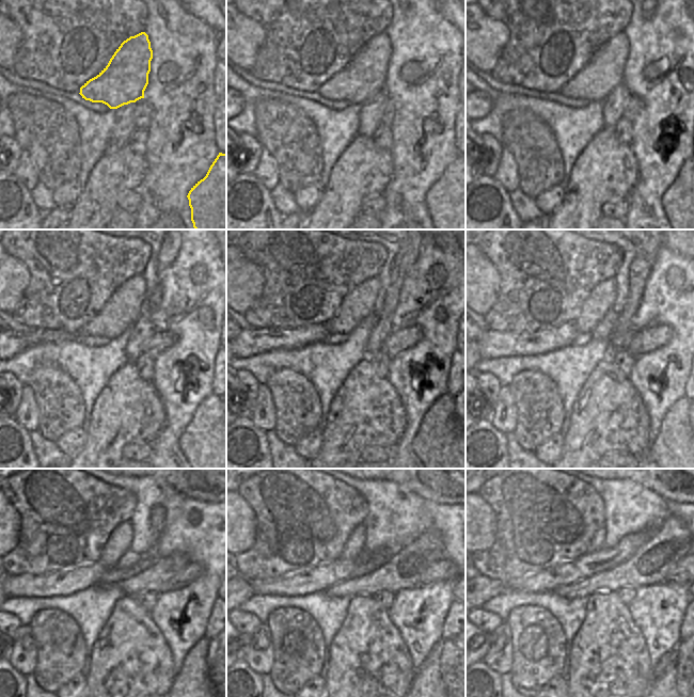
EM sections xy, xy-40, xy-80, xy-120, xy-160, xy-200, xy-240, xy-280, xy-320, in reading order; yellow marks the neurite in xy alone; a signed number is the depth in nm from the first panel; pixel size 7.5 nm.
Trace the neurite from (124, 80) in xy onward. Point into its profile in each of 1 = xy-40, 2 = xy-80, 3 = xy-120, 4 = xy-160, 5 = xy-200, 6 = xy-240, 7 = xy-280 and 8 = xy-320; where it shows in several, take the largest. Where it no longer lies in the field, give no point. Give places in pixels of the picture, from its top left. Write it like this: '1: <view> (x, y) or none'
1: xy-40 (364, 77)
2: xy-80 (604, 70)
3: xy-120 (122, 311)
4: xy-160 (360, 302)
5: xy-200 (599, 302)
6: xy-240 (120, 540)
7: xy-280 (353, 548)
8: xy-320 (598, 538)

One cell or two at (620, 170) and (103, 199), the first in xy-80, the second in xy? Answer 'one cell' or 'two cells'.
one cell

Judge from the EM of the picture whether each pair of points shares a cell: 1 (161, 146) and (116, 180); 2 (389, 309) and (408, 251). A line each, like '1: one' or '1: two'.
1: two
2: one

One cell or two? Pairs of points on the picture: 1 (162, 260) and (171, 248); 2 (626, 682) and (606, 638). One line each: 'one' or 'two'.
1: one
2: one

